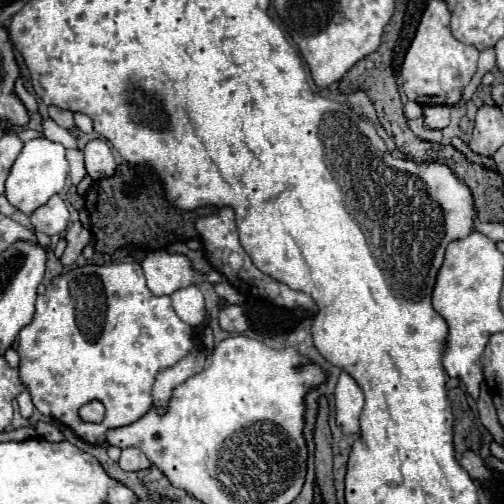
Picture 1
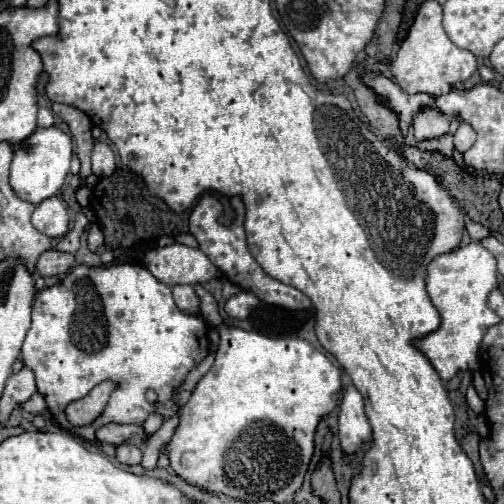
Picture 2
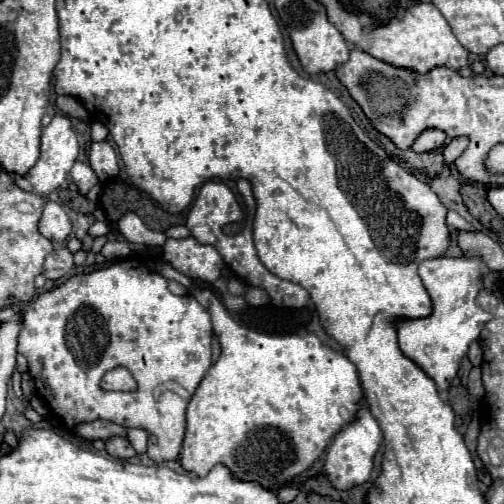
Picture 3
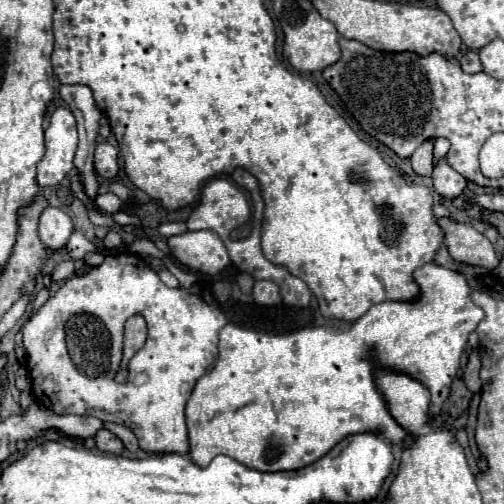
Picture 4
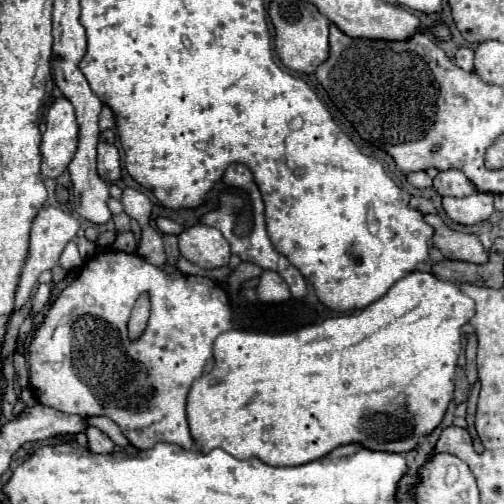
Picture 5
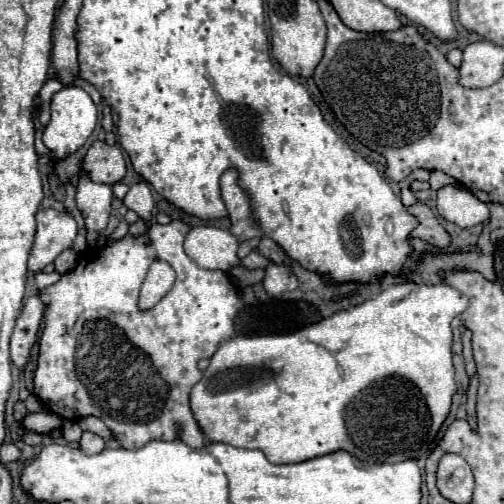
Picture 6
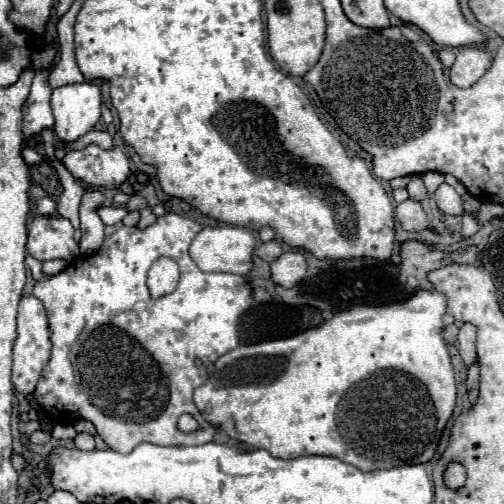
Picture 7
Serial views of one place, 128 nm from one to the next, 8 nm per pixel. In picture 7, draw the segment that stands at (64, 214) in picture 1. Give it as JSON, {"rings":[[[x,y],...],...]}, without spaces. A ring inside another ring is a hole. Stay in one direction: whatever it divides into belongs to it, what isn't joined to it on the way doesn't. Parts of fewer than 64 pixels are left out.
{"rings":[[[50,216],[50,218],[34,218],[28,226],[28,252],[40,260],[74,260],[78,252],[78,244],[74,242],[74,228],[66,218]]]}

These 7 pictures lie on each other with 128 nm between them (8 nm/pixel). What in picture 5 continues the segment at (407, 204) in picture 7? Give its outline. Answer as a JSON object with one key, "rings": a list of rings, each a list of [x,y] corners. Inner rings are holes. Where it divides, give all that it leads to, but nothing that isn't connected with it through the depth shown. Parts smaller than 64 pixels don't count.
{"rings":[[[424,214],[424,220],[434,228],[432,244],[450,260],[466,260],[474,264],[488,262],[488,254],[482,248],[478,236],[450,230],[438,214]]]}

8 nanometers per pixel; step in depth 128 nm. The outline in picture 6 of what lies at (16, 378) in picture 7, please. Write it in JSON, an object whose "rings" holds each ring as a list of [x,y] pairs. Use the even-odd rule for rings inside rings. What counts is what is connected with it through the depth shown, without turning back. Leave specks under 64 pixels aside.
{"rings":[[[32,296],[24,302],[24,308],[16,320],[16,328],[10,340],[10,352],[12,352],[12,364],[18,370],[24,370],[30,360],[30,352],[32,346],[36,344],[38,328],[42,322],[42,312],[44,312],[42,300],[38,296]]]}

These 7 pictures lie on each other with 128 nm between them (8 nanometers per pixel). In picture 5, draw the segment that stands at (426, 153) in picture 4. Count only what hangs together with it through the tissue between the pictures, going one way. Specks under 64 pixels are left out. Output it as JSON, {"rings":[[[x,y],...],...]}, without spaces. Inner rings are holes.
{"rings":[[[412,172],[412,174],[408,174],[408,182],[410,182],[410,186],[414,186],[414,188],[418,188],[418,190],[422,190],[422,188],[430,188],[432,186],[432,180],[428,178],[428,174],[426,172]]]}

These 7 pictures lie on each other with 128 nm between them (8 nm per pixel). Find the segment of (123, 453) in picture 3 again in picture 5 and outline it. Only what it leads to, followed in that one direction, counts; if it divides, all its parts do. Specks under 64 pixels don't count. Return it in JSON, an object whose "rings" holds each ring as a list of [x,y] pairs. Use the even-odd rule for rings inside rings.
{"rings":[[[88,426],[86,428],[86,436],[88,436],[88,448],[90,448],[90,452],[108,454],[108,452],[114,450],[114,442],[106,434],[102,434],[98,428]]]}

